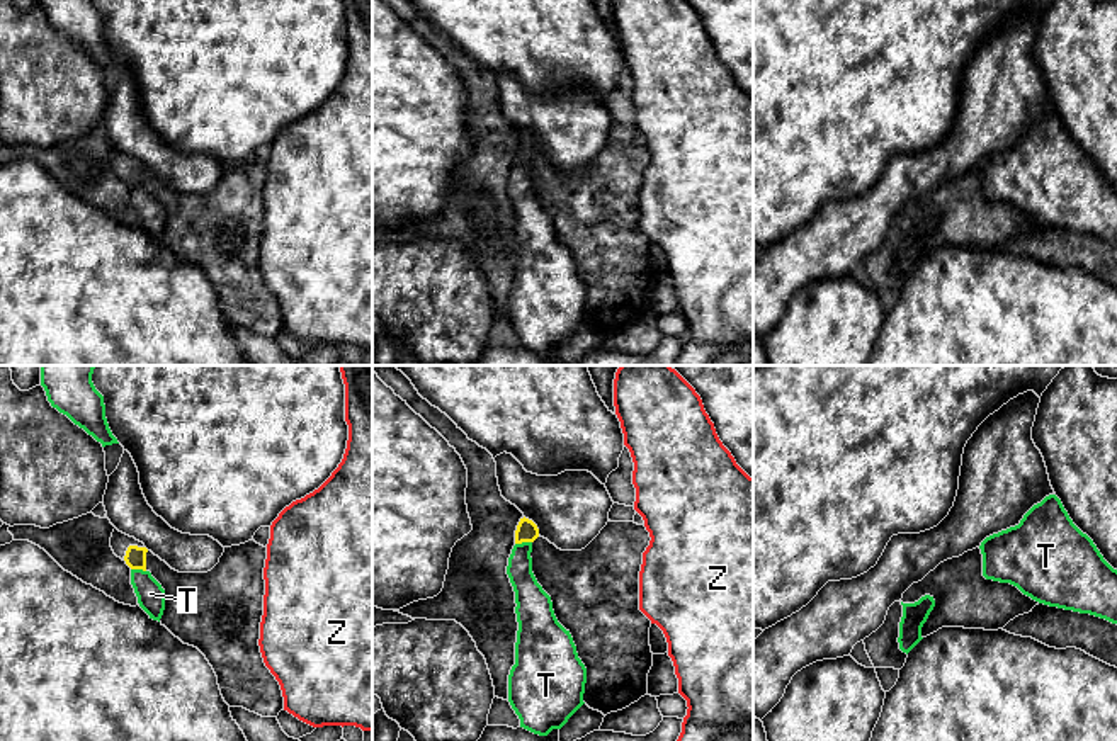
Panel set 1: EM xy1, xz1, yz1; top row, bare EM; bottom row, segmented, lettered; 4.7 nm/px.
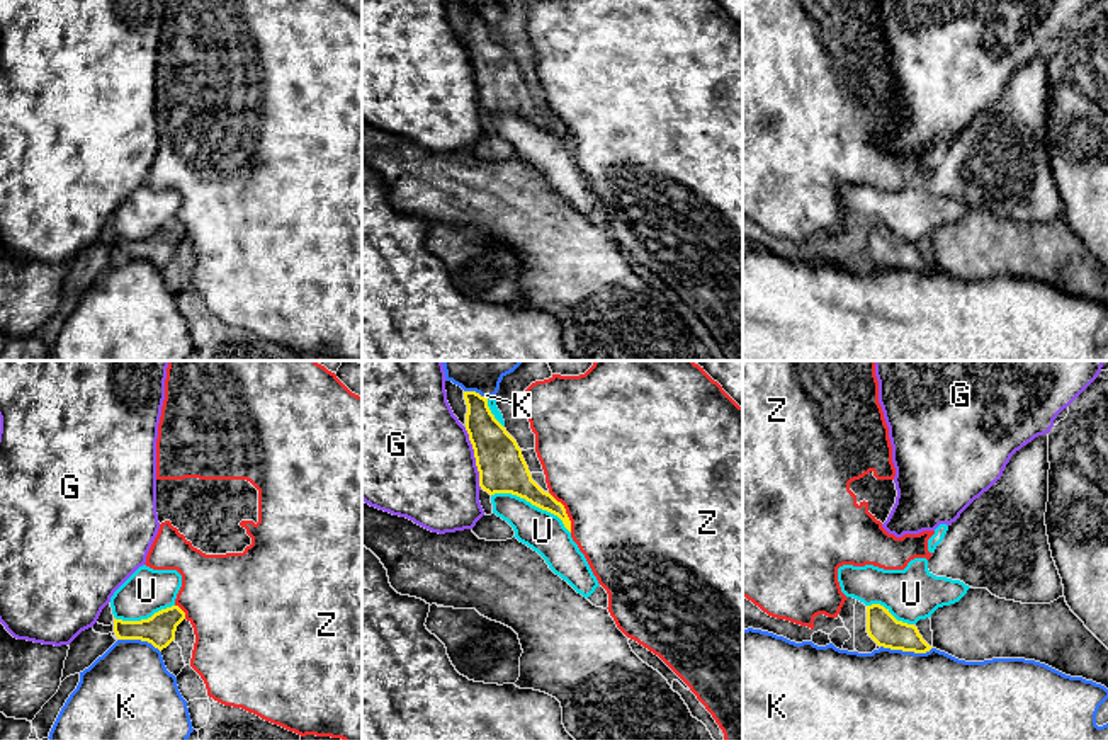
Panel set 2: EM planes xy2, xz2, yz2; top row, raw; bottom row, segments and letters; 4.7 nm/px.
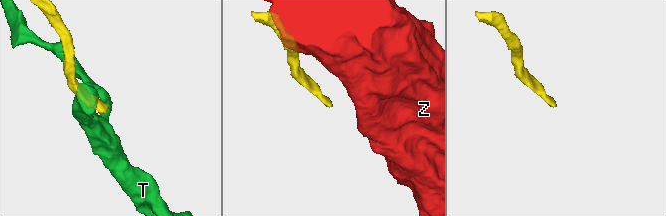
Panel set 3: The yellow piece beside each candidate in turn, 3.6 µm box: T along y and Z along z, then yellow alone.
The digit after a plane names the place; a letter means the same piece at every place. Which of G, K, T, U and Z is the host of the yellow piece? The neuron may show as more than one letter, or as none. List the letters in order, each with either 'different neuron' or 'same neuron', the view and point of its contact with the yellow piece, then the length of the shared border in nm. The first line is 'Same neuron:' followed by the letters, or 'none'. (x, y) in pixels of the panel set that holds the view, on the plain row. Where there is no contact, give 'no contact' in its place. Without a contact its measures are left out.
Same neuron: none
G: different neuron | xz2 (474, 75) | 300 nm
K: different neuron | yz2 (906, 269) | 240 nm
T: different neuron | xz1 (522, 160) | 80 nm
U: different neuron | xz2 (532, 123) | 420 nm
Z: different neuron | xz2 (565, 131) | 220 nm

